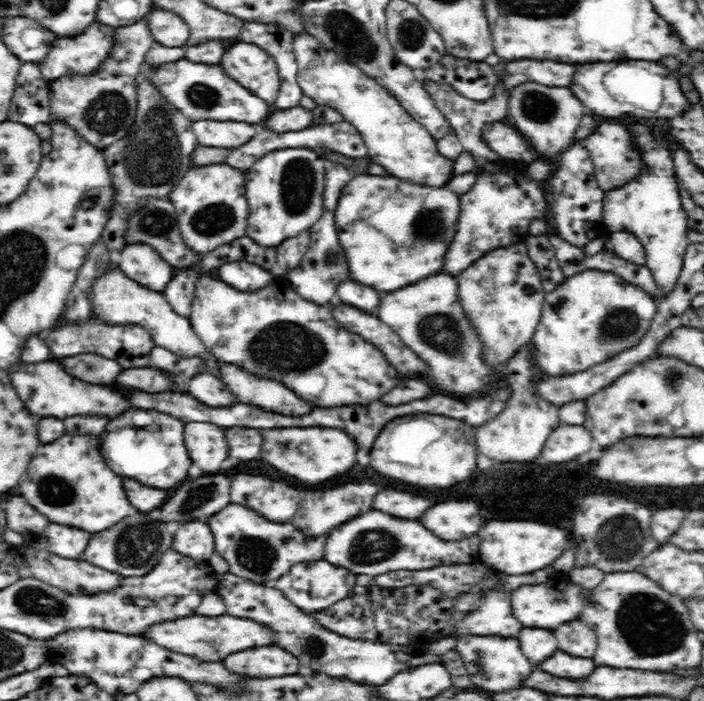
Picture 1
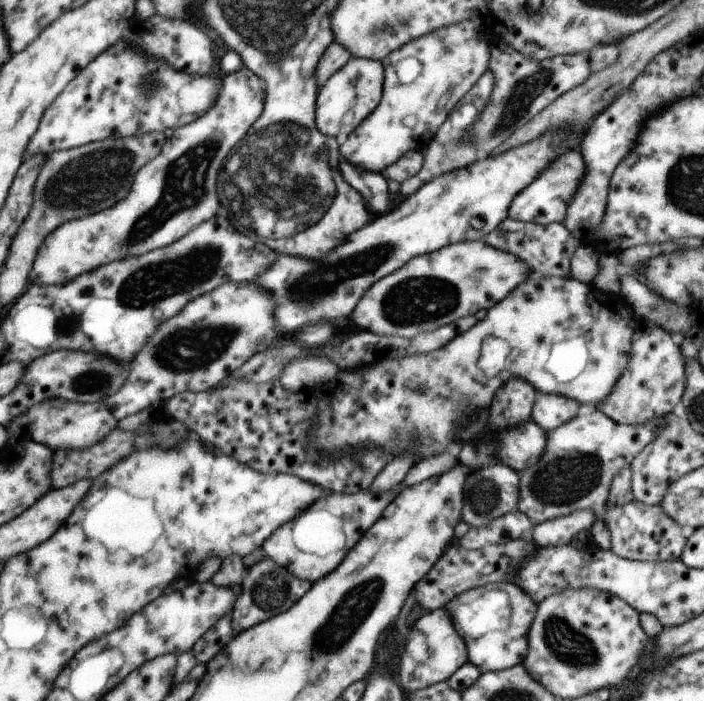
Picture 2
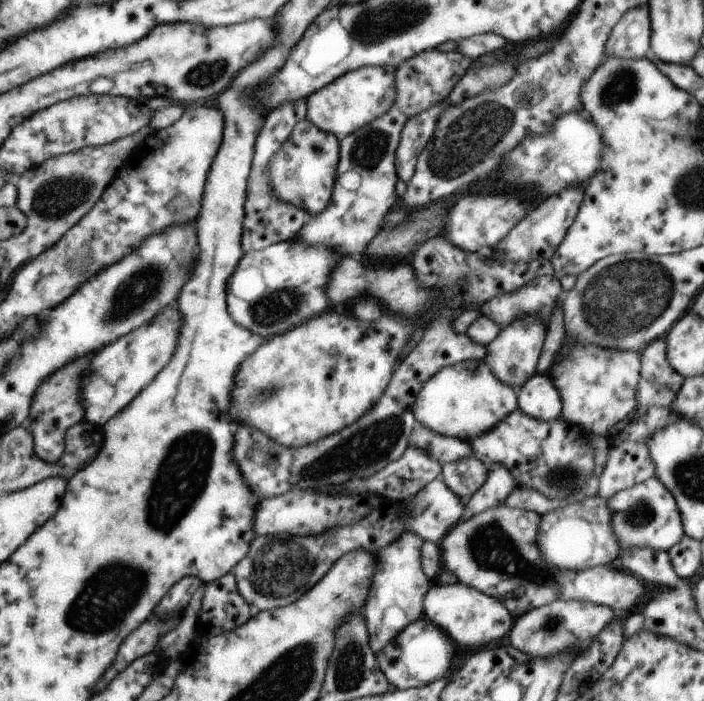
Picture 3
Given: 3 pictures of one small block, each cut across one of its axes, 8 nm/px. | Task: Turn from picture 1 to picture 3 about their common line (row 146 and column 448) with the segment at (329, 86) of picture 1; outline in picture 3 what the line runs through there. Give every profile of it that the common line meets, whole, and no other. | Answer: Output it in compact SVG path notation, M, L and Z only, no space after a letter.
M473 359L443 368L429 378L415 398L413 416L417 423L430 431L469 444L472 439L491 431L517 408L517 396L513 389L495 377L481 359Z

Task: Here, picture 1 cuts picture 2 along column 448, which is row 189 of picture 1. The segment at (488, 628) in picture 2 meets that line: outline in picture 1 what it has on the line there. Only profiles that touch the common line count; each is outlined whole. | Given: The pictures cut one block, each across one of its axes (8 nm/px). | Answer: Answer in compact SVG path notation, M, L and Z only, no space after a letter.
M600 122L597 129L583 143L588 150L590 160L594 163L596 183L604 192L624 186L631 179L639 177L645 167L641 155L633 146L632 134L628 132L626 126Z

